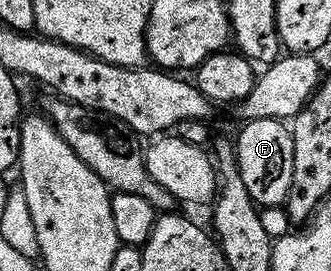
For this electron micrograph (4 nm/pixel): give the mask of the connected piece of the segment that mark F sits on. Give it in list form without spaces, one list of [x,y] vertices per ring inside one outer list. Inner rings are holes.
[[[252,119],[241,126],[238,133],[236,160],[240,179],[248,187],[248,195],[255,205],[285,206],[286,196],[292,187],[292,147],[294,136],[283,122],[276,119]]]

